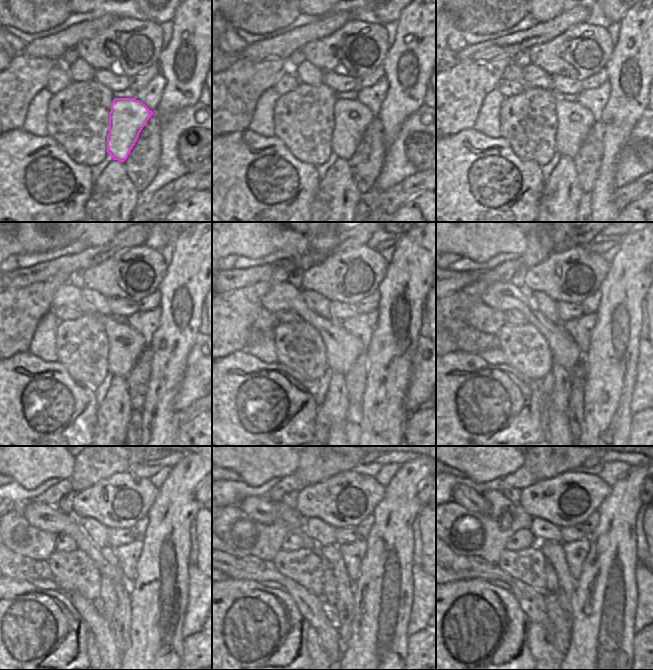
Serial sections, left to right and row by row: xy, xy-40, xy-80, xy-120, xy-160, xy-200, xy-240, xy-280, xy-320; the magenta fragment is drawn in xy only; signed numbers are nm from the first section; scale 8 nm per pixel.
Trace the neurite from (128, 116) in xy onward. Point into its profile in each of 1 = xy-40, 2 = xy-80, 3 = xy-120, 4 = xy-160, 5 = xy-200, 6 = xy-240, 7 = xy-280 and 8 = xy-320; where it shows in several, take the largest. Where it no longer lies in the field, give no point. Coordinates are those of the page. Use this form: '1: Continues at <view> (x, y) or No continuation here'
1: Continues at xy-40 (351, 117)
2: Continues at xy-80 (574, 121)
3: Continues at xy-120 (125, 344)
4: Continues at xy-160 (343, 349)
5: Continues at xy-200 (503, 296)
6: Continues at xy-240 (48, 518)
7: Continues at xy-280 (259, 508)
8: Continues at xy-320 (464, 496).

